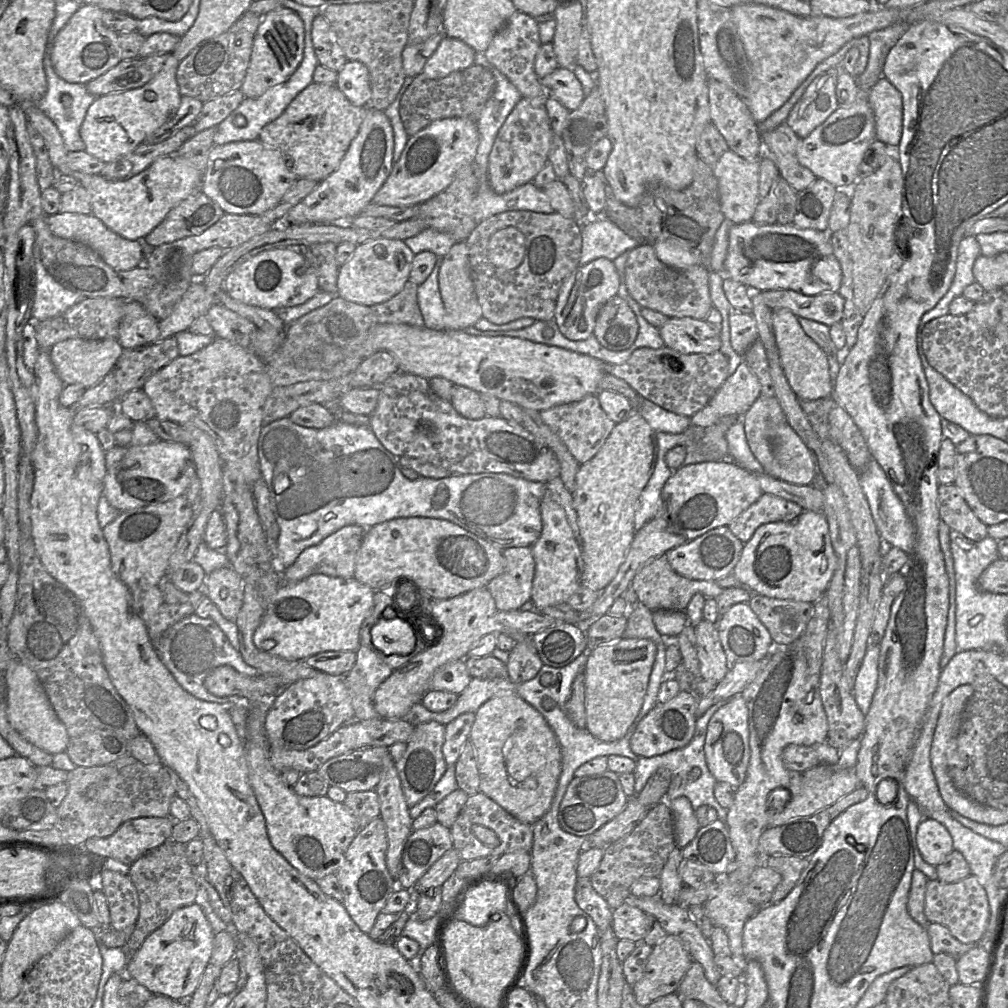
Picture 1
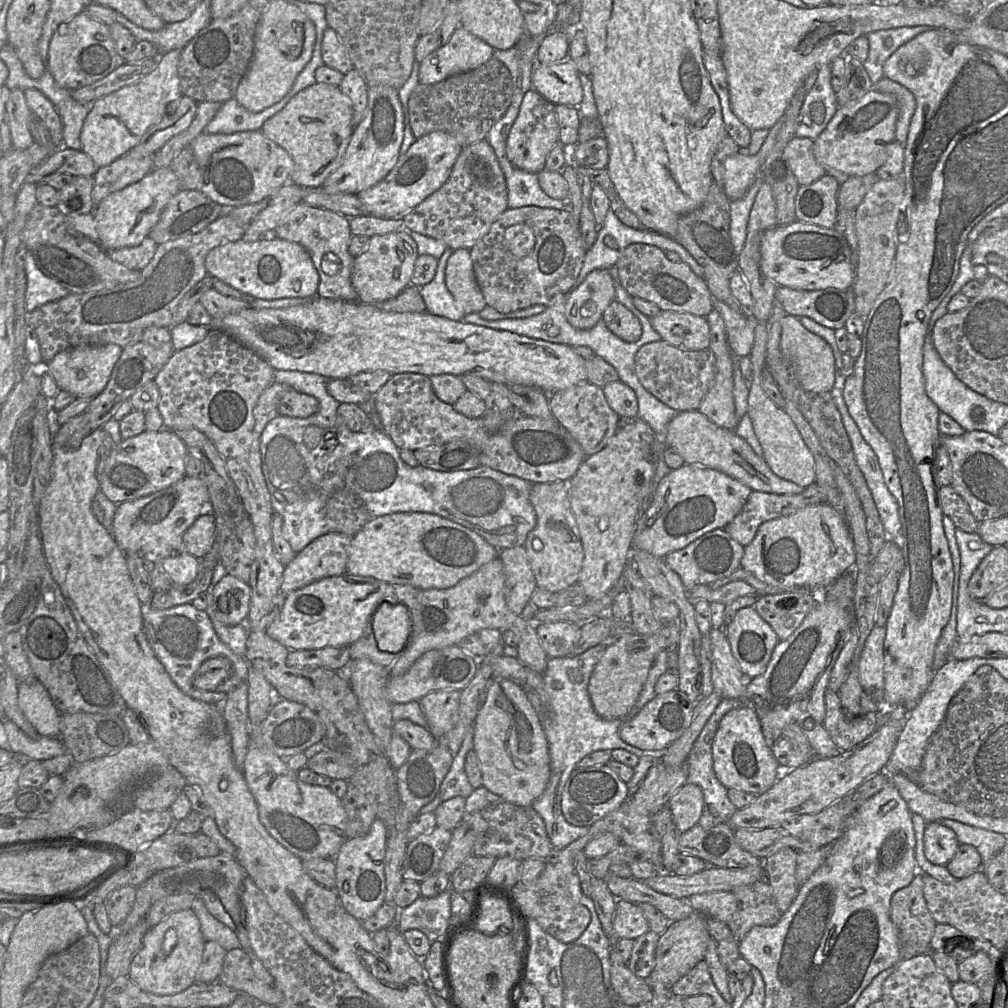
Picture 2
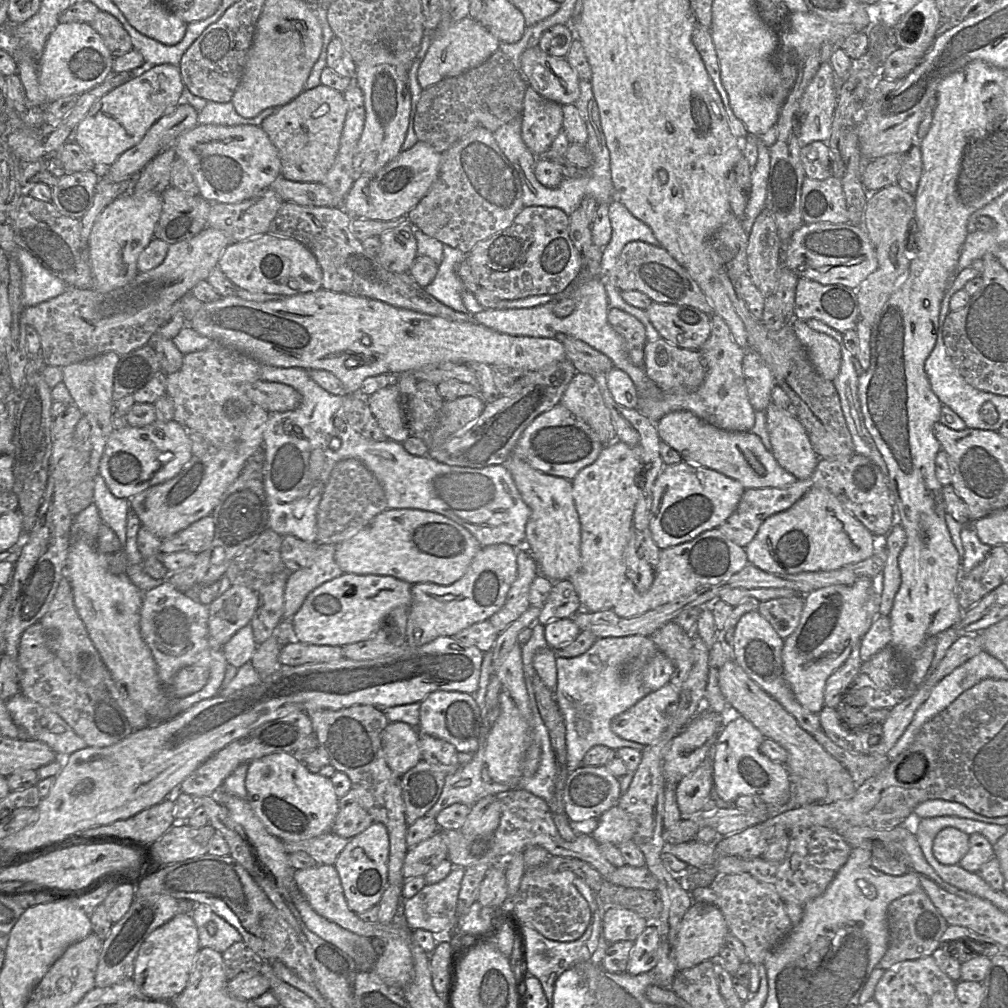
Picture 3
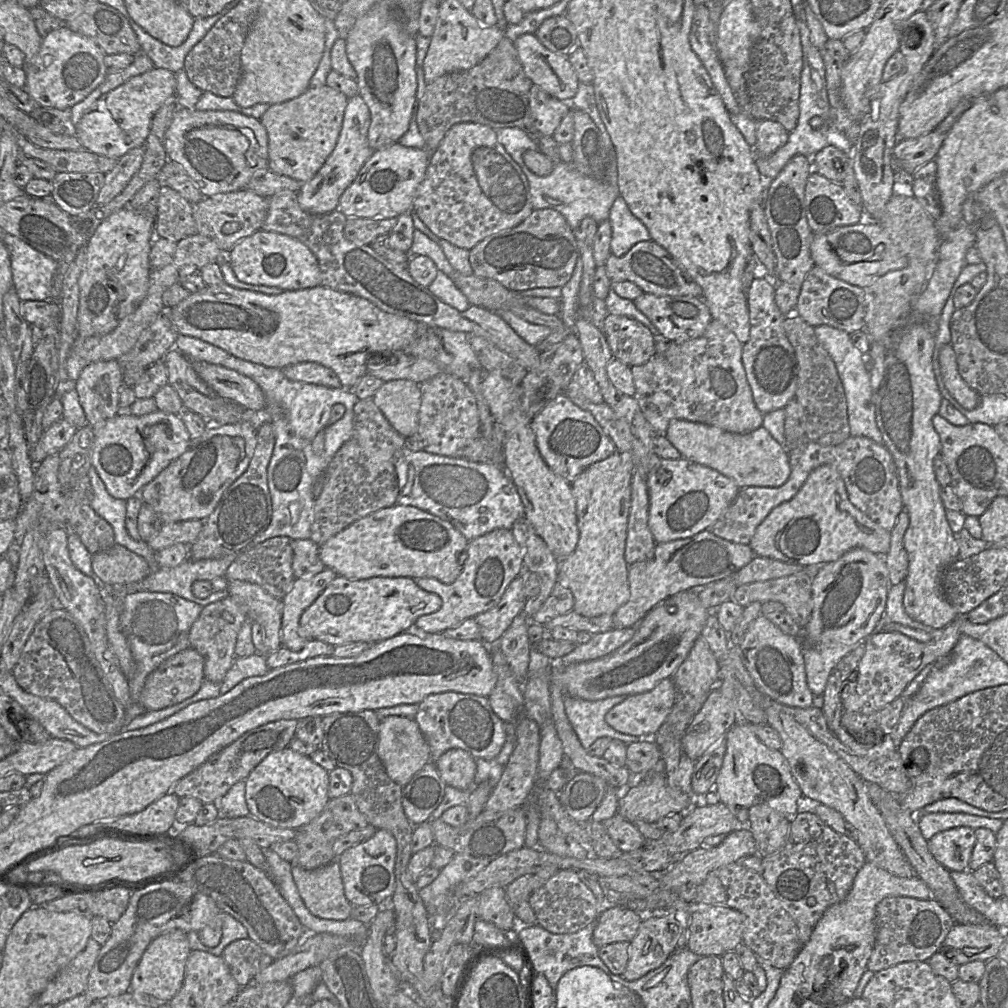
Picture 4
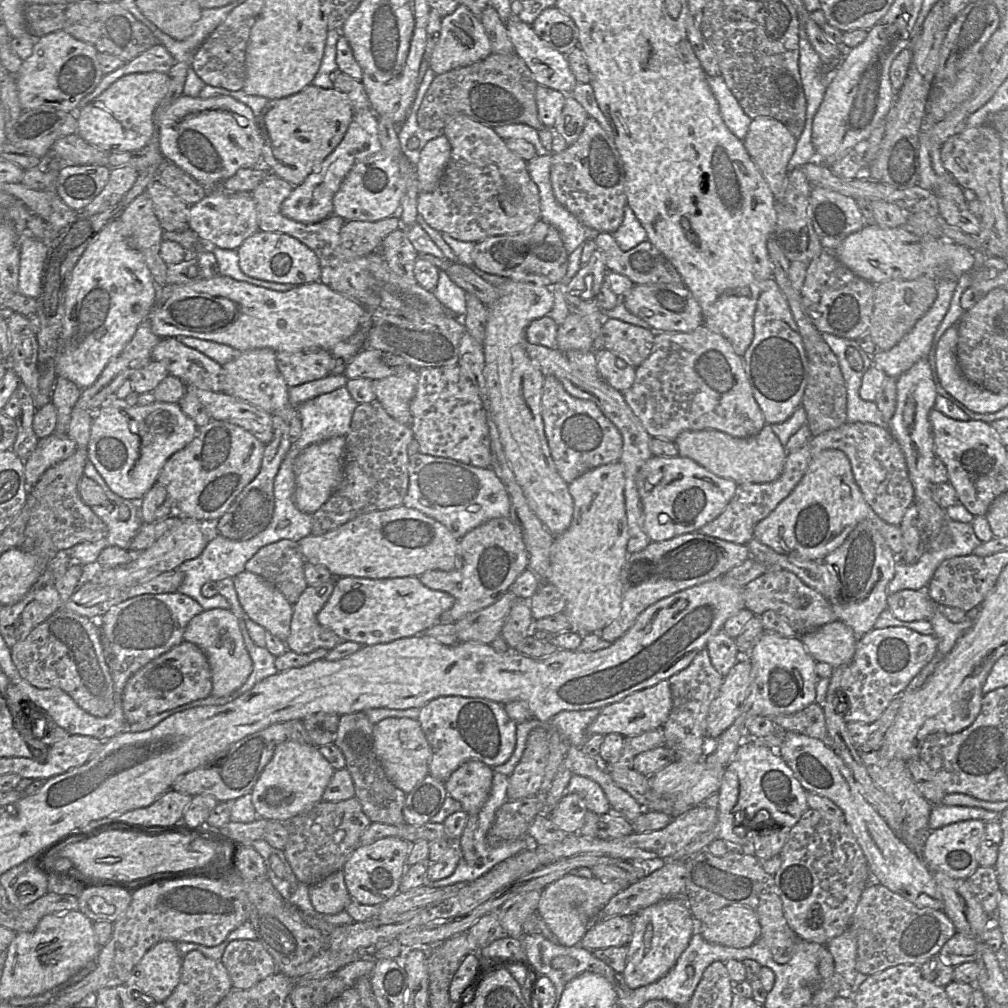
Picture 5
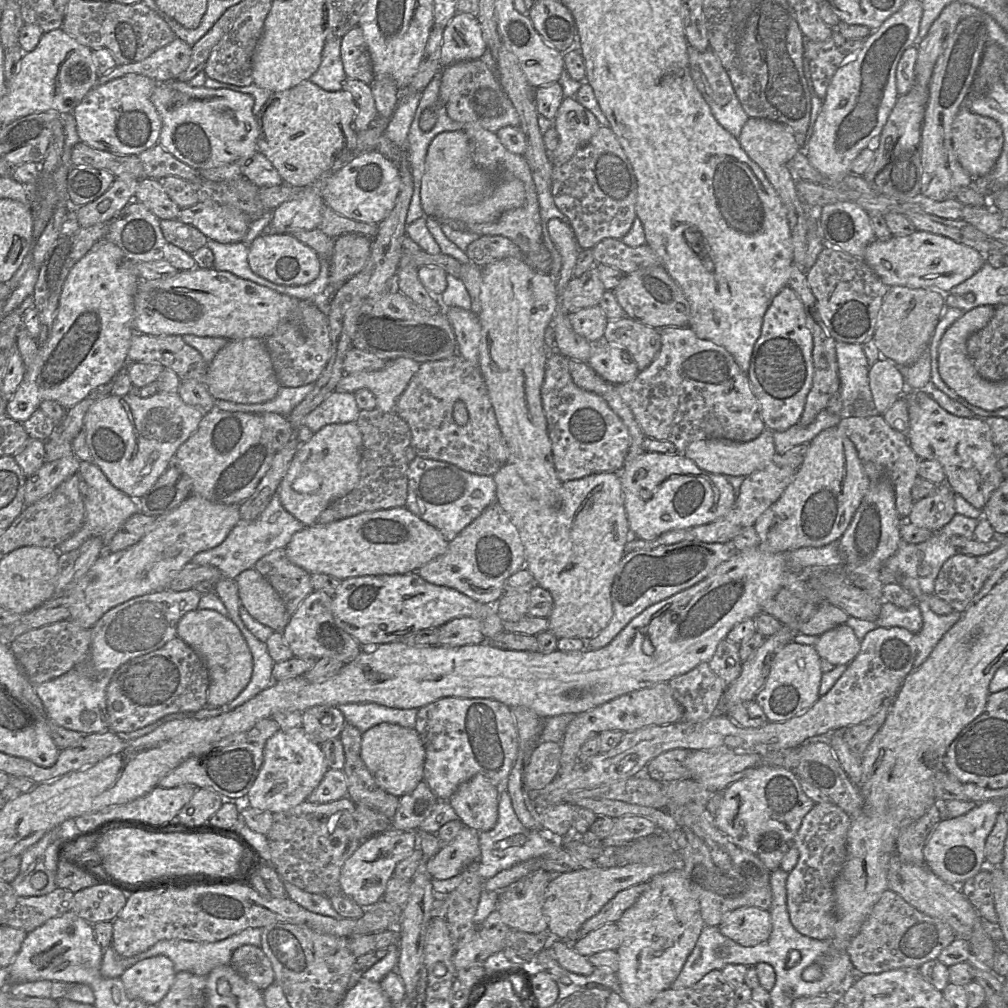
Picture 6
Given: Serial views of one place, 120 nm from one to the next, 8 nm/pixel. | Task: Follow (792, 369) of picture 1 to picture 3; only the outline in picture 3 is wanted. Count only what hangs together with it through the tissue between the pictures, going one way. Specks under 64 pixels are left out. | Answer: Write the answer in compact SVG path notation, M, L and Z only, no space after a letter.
M794 319L794 332L818 371L825 379L834 381L841 367L841 348L832 337L811 329L805 321Z

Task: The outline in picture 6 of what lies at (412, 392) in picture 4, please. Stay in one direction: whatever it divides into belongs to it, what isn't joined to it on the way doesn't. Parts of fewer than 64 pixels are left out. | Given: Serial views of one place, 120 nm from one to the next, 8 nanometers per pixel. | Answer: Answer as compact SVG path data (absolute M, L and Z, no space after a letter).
M397 358L387 361L385 367L377 371L345 373L335 390L354 393L359 389L368 389L376 398L376 408L385 413L393 413L398 398L419 366L412 359Z

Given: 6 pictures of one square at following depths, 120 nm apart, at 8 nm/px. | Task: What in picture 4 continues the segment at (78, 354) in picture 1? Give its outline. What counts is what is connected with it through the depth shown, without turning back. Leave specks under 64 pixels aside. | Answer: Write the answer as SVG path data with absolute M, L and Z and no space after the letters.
M118 360L92 362L84 367L75 391L87 422L106 422L117 415L122 386L122 368Z

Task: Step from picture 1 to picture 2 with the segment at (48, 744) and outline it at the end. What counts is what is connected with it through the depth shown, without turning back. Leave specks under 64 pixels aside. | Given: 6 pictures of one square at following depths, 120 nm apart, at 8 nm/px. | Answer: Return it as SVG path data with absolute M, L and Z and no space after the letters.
M36 677L18 683L18 706L38 735L60 737L60 712Z

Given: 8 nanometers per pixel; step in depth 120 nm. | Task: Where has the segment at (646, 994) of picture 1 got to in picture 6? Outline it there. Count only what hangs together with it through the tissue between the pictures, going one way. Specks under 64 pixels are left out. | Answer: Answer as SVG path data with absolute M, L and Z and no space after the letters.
M740 907L728 912L718 925L720 932L744 947L766 941L772 931L770 911L758 907Z

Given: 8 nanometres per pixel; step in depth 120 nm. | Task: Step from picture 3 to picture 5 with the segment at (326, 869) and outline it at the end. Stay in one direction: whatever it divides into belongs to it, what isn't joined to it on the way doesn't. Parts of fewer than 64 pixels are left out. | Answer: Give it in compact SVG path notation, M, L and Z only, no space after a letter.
M342 870L309 886L309 897L314 909L322 914L337 914L344 911L351 896L348 893Z

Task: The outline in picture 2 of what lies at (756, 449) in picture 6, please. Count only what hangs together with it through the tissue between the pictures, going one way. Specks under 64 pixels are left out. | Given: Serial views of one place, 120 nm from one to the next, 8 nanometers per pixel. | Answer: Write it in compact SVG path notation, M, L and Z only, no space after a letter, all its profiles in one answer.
M699 410L678 412L661 437L667 447L672 447L683 457L685 463L704 465L719 470L748 485L754 491L798 494L804 489L776 475L763 456L758 455L744 438L736 434L735 430L714 424Z

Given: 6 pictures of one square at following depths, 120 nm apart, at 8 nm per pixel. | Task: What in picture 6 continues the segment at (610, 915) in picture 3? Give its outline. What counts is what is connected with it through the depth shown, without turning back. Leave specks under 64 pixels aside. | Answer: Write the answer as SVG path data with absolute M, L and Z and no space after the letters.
M606 923L589 932L575 943L571 943L571 946L578 954L588 957L601 951L617 951L620 942L621 934L617 924Z

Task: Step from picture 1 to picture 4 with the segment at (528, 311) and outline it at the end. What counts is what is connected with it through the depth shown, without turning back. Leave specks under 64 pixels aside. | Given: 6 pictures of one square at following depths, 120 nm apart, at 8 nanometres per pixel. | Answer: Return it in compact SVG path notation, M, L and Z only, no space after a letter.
M551 208L533 210L519 225L485 238L469 252L474 275L496 280L514 292L562 288L570 280L578 257L575 232L565 217Z

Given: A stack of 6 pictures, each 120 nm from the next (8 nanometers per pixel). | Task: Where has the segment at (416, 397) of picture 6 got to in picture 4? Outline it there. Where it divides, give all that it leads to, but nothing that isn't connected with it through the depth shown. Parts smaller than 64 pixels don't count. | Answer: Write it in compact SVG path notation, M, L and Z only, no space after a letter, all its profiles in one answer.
M441 372L420 384L421 405L417 436L423 444L423 451L448 457L461 457L461 450L481 434L476 399L467 383L449 373Z

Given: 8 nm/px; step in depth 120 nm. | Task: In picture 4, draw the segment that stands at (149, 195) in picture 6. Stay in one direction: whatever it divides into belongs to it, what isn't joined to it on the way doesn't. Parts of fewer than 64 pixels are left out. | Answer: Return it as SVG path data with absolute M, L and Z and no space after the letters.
M163 184L160 188L155 221L155 237L172 242L197 234L194 205L176 190Z

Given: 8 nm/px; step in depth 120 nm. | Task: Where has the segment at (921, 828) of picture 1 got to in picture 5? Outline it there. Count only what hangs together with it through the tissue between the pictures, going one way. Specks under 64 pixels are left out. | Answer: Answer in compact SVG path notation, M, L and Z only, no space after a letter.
M971 819L949 824L928 833L922 859L931 870L939 870L955 879L966 880L979 867L977 851L985 831L985 823Z

